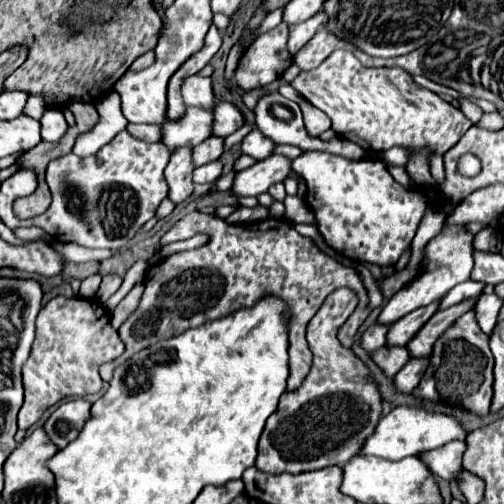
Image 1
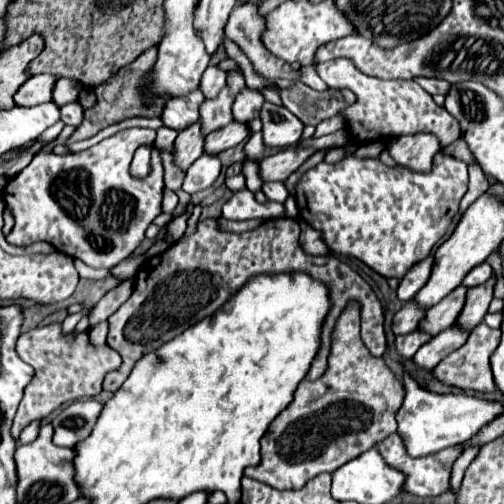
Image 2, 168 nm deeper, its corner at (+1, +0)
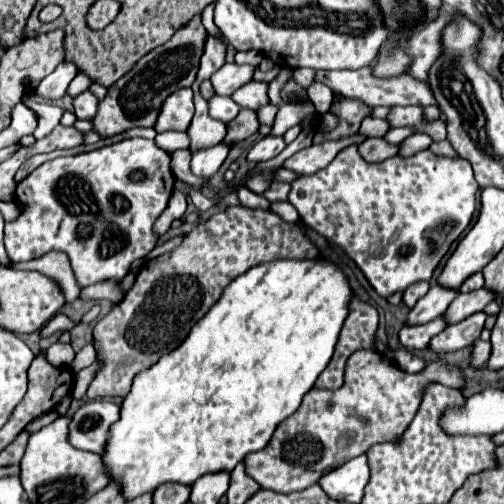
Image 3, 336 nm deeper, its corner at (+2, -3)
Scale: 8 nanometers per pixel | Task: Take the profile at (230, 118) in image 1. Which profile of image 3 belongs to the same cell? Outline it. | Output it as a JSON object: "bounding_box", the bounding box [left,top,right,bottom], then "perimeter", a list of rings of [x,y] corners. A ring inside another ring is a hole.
{"bounding_box":[231,82,269,112],"perimeter":[[[247,82],[243,84],[237,92],[233,92],[231,96],[241,108],[245,110],[253,110],[257,112],[259,108],[267,106],[269,104],[269,98],[267,98],[267,82]]]}

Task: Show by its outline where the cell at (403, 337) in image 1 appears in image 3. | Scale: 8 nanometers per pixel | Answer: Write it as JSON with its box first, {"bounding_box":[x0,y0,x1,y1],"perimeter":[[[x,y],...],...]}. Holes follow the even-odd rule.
{"bounding_box":[443,288,495,324],"perimeter":[[[487,288],[473,290],[473,292],[467,292],[467,294],[459,292],[455,296],[455,300],[449,304],[449,308],[445,310],[443,318],[447,320],[447,324],[457,324],[457,322],[465,320],[471,314],[481,312],[493,298],[495,298],[495,294],[489,292]]]}

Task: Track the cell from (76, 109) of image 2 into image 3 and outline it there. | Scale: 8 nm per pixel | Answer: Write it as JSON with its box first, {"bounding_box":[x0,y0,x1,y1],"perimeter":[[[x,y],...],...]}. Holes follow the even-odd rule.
{"bounding_box":[73,90,99,120],"perimeter":[[[87,90],[77,98],[73,98],[73,114],[77,116],[77,120],[93,120],[97,112],[97,104],[99,104],[97,98]]]}

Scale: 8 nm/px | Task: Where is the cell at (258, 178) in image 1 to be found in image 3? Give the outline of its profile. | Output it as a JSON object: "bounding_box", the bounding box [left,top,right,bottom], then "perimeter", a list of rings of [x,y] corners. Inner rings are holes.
{"bounding_box":[283,134,365,176],"perimeter":[[[355,134],[355,136],[349,136],[345,140],[329,140],[329,142],[321,142],[321,144],[313,144],[309,148],[303,148],[299,150],[297,154],[293,154],[291,158],[287,158],[283,162],[283,168],[289,168],[293,170],[295,174],[299,176],[305,176],[305,174],[313,174],[321,168],[325,168],[335,156],[339,150],[343,150],[345,146],[349,144],[361,144],[365,140],[365,136],[361,134]]]}

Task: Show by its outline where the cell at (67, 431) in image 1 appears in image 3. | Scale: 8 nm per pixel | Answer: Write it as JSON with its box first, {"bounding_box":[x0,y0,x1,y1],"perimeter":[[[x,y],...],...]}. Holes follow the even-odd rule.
{"bounding_box":[69,400,119,452],"perimeter":[[[89,400],[71,418],[69,444],[79,450],[103,452],[109,424],[119,418],[119,406],[109,400]]]}

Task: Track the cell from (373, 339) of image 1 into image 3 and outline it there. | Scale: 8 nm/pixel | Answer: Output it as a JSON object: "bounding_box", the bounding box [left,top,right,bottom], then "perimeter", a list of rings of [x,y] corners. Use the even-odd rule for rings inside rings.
{"bounding_box":[405,284,457,326],"perimeter":[[[433,284],[429,292],[409,310],[405,326],[415,326],[415,324],[427,324],[429,320],[435,320],[445,312],[449,302],[457,296],[457,292],[447,290],[443,286]]]}

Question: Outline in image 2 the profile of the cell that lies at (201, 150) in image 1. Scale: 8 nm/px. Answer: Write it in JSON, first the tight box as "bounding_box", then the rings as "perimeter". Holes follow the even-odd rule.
{"bounding_box":[206,121,250,155],"perimeter":[[[232,121],[230,125],[226,125],[226,127],[222,127],[222,129],[206,135],[206,153],[218,155],[220,151],[236,147],[238,143],[242,143],[248,135],[250,135],[248,125]]]}

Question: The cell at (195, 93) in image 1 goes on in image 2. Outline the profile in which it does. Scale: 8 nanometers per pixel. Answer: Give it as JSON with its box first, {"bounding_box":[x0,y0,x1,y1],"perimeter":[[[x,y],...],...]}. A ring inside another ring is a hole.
{"bounding_box":[200,67,226,99],"perimeter":[[[208,67],[202,75],[202,81],[200,81],[200,91],[204,93],[206,99],[212,99],[216,97],[216,93],[226,85],[226,71],[222,71],[220,67]]]}

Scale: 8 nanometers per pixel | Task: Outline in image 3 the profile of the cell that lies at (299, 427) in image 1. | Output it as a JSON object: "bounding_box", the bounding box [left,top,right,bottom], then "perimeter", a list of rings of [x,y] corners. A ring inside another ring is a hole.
{"bounding_box":[245,350,465,494],"perimeter":[[[357,350],[349,356],[349,360],[345,364],[343,386],[337,390],[311,388],[303,396],[303,402],[297,408],[297,412],[275,428],[269,444],[261,452],[251,452],[249,456],[245,456],[245,472],[261,488],[267,488],[267,490],[273,490],[279,494],[291,494],[291,492],[305,490],[305,488],[317,484],[325,474],[339,468],[347,460],[365,454],[373,444],[395,440],[401,434],[401,430],[405,430],[409,426],[409,420],[413,420],[413,416],[417,414],[417,408],[421,404],[421,388],[429,382],[441,382],[451,388],[461,388],[465,384],[459,370],[449,368],[443,362],[429,362],[421,374],[407,374],[407,372],[399,370],[395,364],[391,364],[379,352]]]}

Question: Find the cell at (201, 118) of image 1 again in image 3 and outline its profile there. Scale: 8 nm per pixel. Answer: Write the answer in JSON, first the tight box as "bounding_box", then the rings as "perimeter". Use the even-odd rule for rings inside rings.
{"bounding_box":[209,96,241,122],"perimeter":[[[213,96],[209,100],[209,116],[215,118],[215,120],[221,120],[221,122],[231,122],[237,114],[239,114],[241,108],[237,108],[237,104],[229,98],[229,96]]]}

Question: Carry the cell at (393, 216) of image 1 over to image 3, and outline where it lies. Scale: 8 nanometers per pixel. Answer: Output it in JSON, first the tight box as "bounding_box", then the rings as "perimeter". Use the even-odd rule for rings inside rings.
{"bounding_box":[287,144,479,298],"perimeter":[[[351,144],[349,148],[343,148],[321,172],[293,180],[287,200],[297,208],[305,226],[343,248],[345,254],[361,268],[375,292],[387,298],[393,292],[403,292],[413,282],[431,278],[453,240],[457,240],[469,226],[475,212],[477,190],[479,184],[473,178],[471,164],[463,158],[445,158],[431,150],[423,150],[411,158],[393,156],[373,164],[361,158],[357,144]]]}

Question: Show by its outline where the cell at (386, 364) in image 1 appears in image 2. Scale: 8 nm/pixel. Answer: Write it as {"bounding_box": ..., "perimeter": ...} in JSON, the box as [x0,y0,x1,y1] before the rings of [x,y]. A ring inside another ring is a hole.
{"bounding_box":[396,329,432,359],"perimeter":[[[416,329],[414,333],[398,335],[398,337],[396,337],[396,349],[398,349],[398,353],[400,353],[402,357],[412,359],[414,353],[416,353],[424,343],[428,343],[430,339],[432,339],[430,333],[422,331],[422,329]]]}

